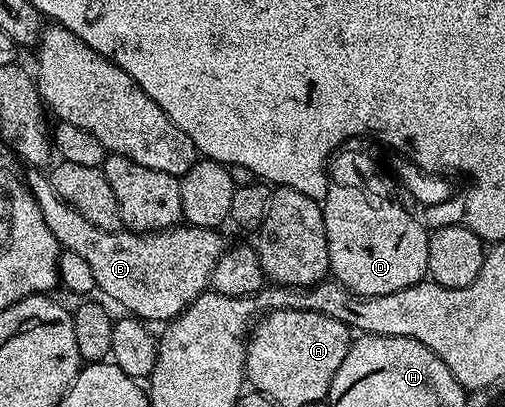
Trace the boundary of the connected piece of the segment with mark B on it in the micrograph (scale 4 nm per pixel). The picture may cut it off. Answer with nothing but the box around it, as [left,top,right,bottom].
[25,167,225,323]

